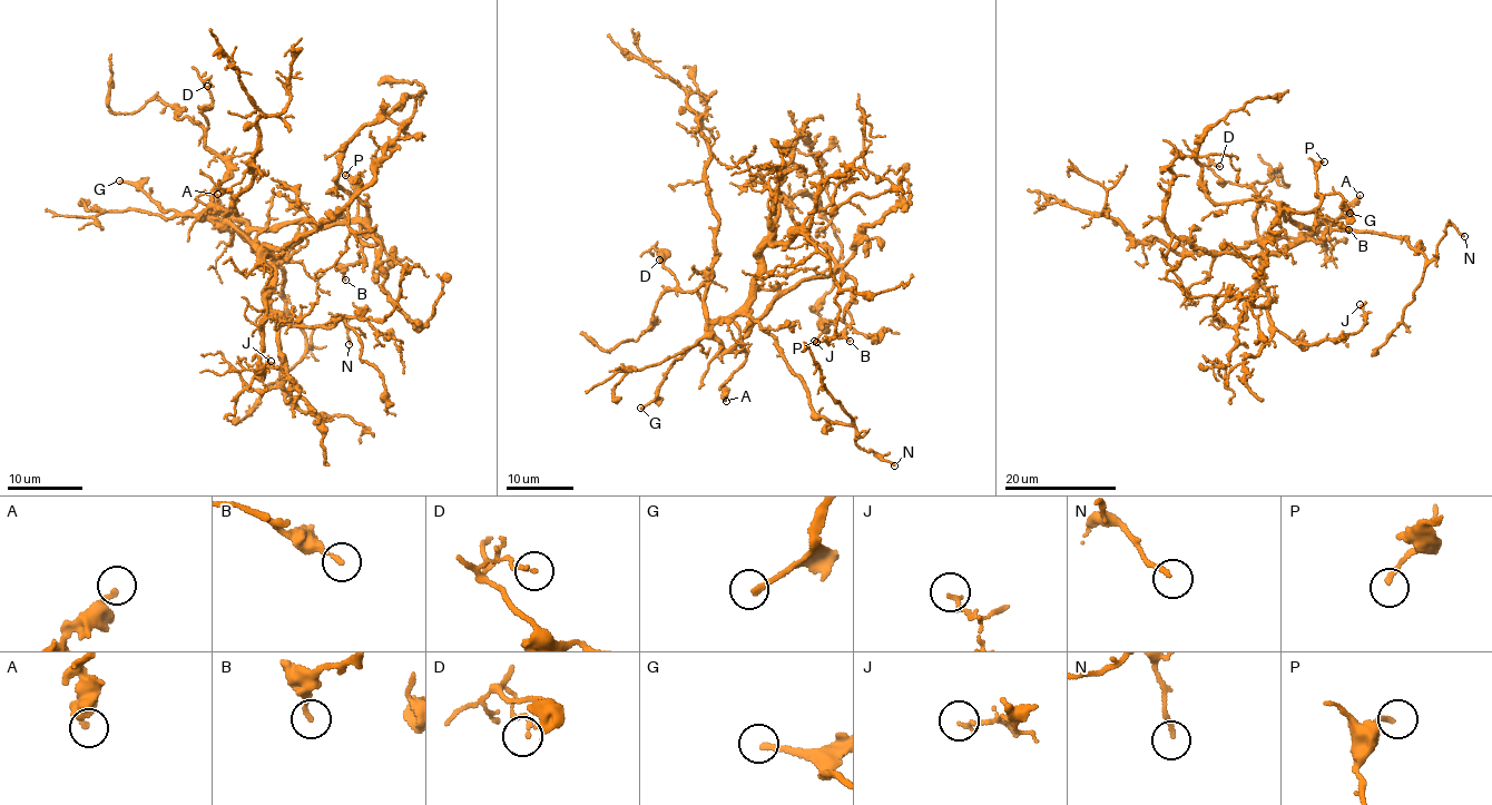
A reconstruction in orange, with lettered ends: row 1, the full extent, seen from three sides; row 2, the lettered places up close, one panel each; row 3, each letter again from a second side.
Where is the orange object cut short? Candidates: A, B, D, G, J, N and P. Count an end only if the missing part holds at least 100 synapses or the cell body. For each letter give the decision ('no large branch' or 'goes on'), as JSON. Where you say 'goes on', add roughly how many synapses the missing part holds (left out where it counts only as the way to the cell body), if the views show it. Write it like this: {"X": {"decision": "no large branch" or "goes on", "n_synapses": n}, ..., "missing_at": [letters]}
{"A": {"decision": "no large branch"}, "B": {"decision": "no large branch"}, "D": {"decision": "no large branch"}, "G": {"decision": "goes on"}, "J": {"decision": "no large branch"}, "N": {"decision": "no large branch"}, "P": {"decision": "no large branch"}, "missing_at": ["G"]}

